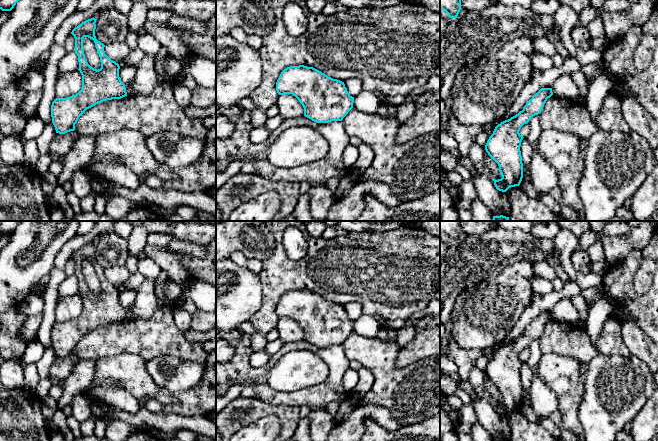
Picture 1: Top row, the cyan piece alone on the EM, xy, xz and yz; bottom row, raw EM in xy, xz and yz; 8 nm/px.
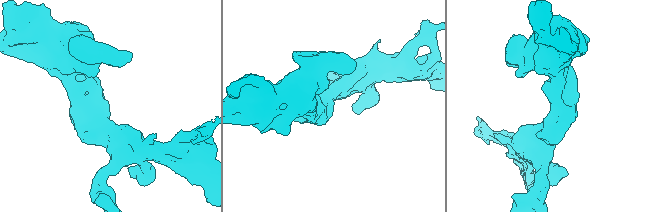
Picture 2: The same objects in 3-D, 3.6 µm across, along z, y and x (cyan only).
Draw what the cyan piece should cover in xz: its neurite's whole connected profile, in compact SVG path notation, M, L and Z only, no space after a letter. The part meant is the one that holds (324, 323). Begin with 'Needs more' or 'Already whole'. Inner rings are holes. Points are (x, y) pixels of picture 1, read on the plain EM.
Already whole. M304 289L284 293L276 315L279 319L295 320L304 332L304 340L316 347L342 345L354 327L344 306Z

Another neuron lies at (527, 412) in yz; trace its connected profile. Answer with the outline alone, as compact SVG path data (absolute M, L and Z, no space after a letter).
M521 405L521 407L520 407L519 410L522 413L522 415L525 418L527 418L528 420L533 421L533 422L539 422L539 423L541 423L540 419L535 416L533 410L530 407L526 407L524 405Z

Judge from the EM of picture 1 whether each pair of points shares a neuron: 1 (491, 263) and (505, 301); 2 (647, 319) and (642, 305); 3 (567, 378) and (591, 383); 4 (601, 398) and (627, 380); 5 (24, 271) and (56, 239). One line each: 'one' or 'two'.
1: two
2: one
3: two
4: one
5: one

